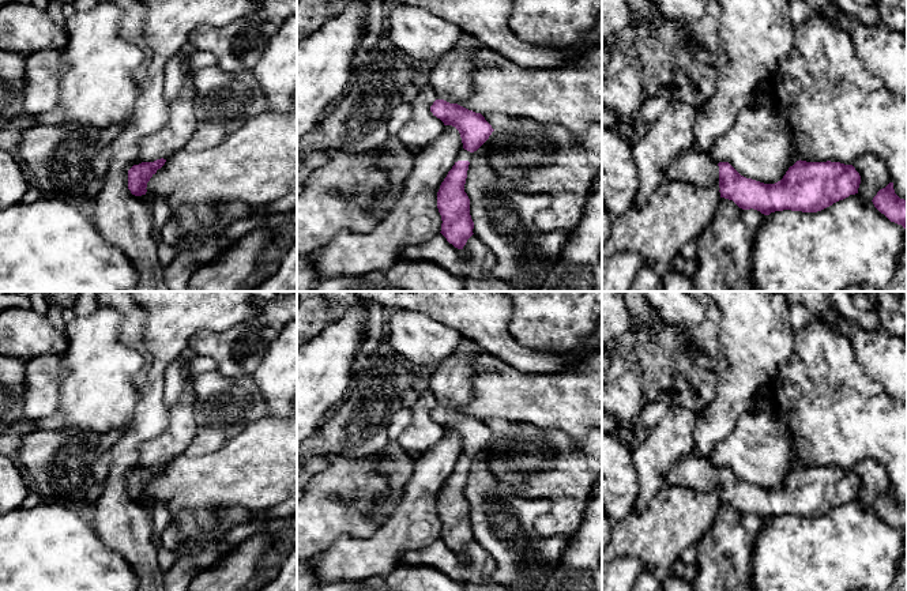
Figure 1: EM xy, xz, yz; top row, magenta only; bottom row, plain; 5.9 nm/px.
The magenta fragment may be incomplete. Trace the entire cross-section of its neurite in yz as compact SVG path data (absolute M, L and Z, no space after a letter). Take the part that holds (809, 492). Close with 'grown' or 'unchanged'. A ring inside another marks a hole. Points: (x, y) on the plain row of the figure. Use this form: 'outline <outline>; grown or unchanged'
outline M696 451L670 467L666 482L704 493L718 488L720 502L764 520L783 515L817 517L858 498L861 489L853 470L801 464L789 473L780 486L764 489L741 481L729 467L716 468Z; grown

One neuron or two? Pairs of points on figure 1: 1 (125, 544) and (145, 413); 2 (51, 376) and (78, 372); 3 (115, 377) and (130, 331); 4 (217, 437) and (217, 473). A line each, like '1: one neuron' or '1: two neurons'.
1: one neuron
2: two neurons
3: two neurons
4: two neurons

